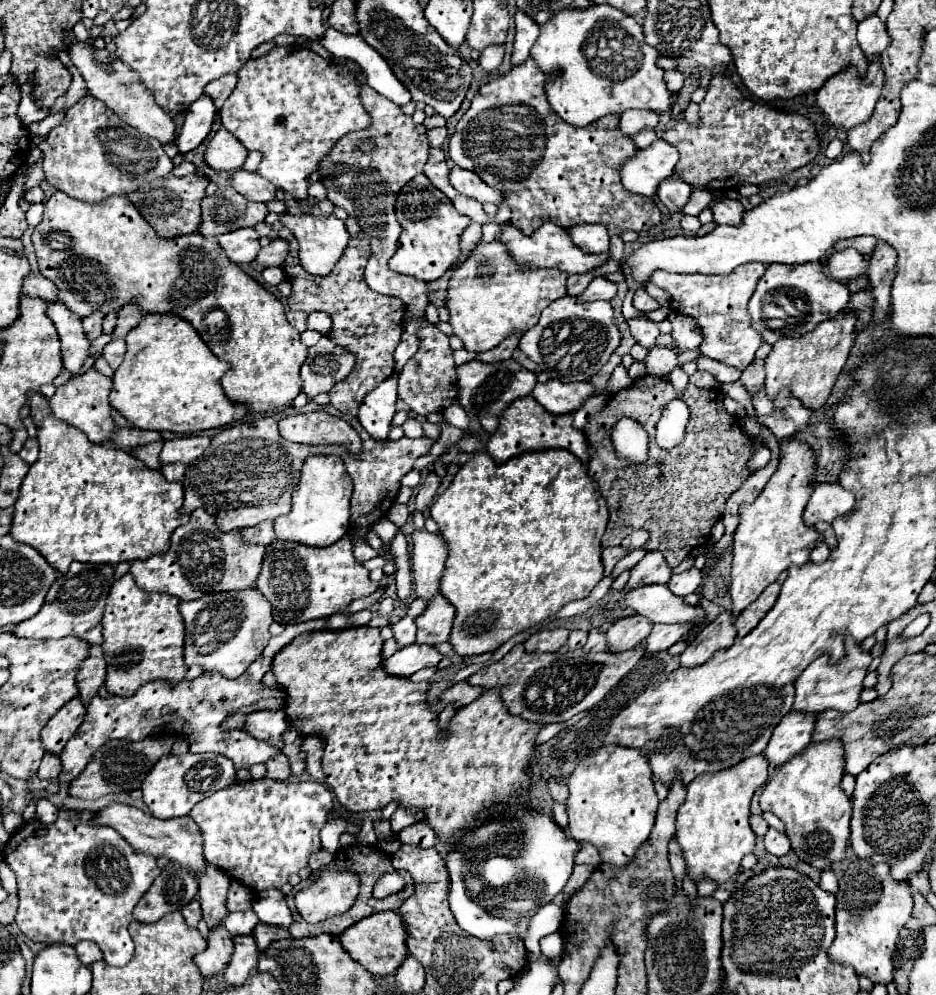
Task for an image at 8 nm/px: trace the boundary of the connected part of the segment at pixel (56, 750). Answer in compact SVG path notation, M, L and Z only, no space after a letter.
M72 699L72 703L66 703L56 715L54 719L42 729L40 741L44 745L44 749L52 755L60 755L66 741L72 739L72 735L76 735L78 727L84 723L86 717L86 707L80 703L80 699Z

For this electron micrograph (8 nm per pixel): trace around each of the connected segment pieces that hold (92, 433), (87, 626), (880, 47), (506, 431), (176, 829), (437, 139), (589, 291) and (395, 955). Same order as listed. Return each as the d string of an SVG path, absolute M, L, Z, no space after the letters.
M90 369L84 375L72 379L68 385L70 387L58 387L54 397L50 399L50 407L56 415L56 419L66 421L68 425L80 429L92 443L100 445L104 441L110 441L118 429L112 419L112 407L108 403L108 391L112 387L110 379L102 373L98 373L96 369Z
M74 561L68 573L58 575L56 583L50 587L44 607L32 619L16 625L14 635L28 639L60 639L66 635L74 635L88 643L102 645L102 611L106 595L110 593L114 581L116 579L112 565Z
M878 15L858 23L858 45L862 47L868 63L884 53L888 47L888 33L884 31L884 21L880 21Z
M526 395L522 399L514 399L512 405L500 415L500 425L492 439L488 441L488 453L490 457L500 465L508 461L514 455L526 453L526 451L540 451L540 449L568 449L574 453L582 463L588 463L588 441L584 431L572 427L572 415L554 415L548 413L532 395Z
M110 803L104 809L96 811L92 817L92 823L96 825L106 825L112 827L114 831L118 831L120 835L124 835L124 839L136 847L136 851L150 855L150 857L166 857L174 863L178 863L180 867L186 867L190 873L198 875L206 869L208 861L202 853L202 845L204 845L204 837L200 827L186 815L180 819L156 819L152 815L142 813L140 809L132 807L132 805L124 805L124 803Z
M446 127L430 129L430 131L428 131L428 139L430 139L430 145L432 145L432 147L442 147L442 143L444 143L446 135L448 135L448 129L446 129Z
M594 277L590 281L590 285L586 287L584 293L580 293L576 299L582 301L582 303L588 303L588 301L598 301L598 299L604 299L604 301L610 301L614 295L616 295L616 283L608 281L606 277Z
M384 911L364 917L362 921L354 923L348 931L344 931L338 939L342 947L350 953L350 957L358 961L364 969L368 969L372 975L380 975L380 977L394 975L408 957L408 947L406 947L408 929L404 919L400 919L398 911Z

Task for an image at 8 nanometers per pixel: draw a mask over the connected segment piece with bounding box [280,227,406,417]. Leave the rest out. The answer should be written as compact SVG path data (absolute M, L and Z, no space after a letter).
M280 229L280 237L290 243L290 253L284 261L286 281L292 285L292 293L288 297L288 305L292 311L324 311L332 317L332 329L328 337L342 347L348 347L356 355L354 371L340 383L336 383L330 391L330 405L342 411L348 417L358 417L360 403L366 393L370 393L376 385L388 379L394 373L394 351L400 343L406 305L400 297L380 295L372 291L364 281L364 267L370 255L368 237L360 235L358 239L350 239L344 255L338 259L332 273L320 277L306 273L298 261L298 241L288 229Z

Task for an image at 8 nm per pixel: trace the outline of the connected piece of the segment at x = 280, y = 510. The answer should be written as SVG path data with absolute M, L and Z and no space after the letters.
M276 413L272 417L238 423L216 435L208 451L186 469L180 513L188 515L204 507L216 519L220 531L252 527L260 521L290 513L290 495L300 481L304 461L314 455L314 447L282 439L278 433L280 417L282 413Z

